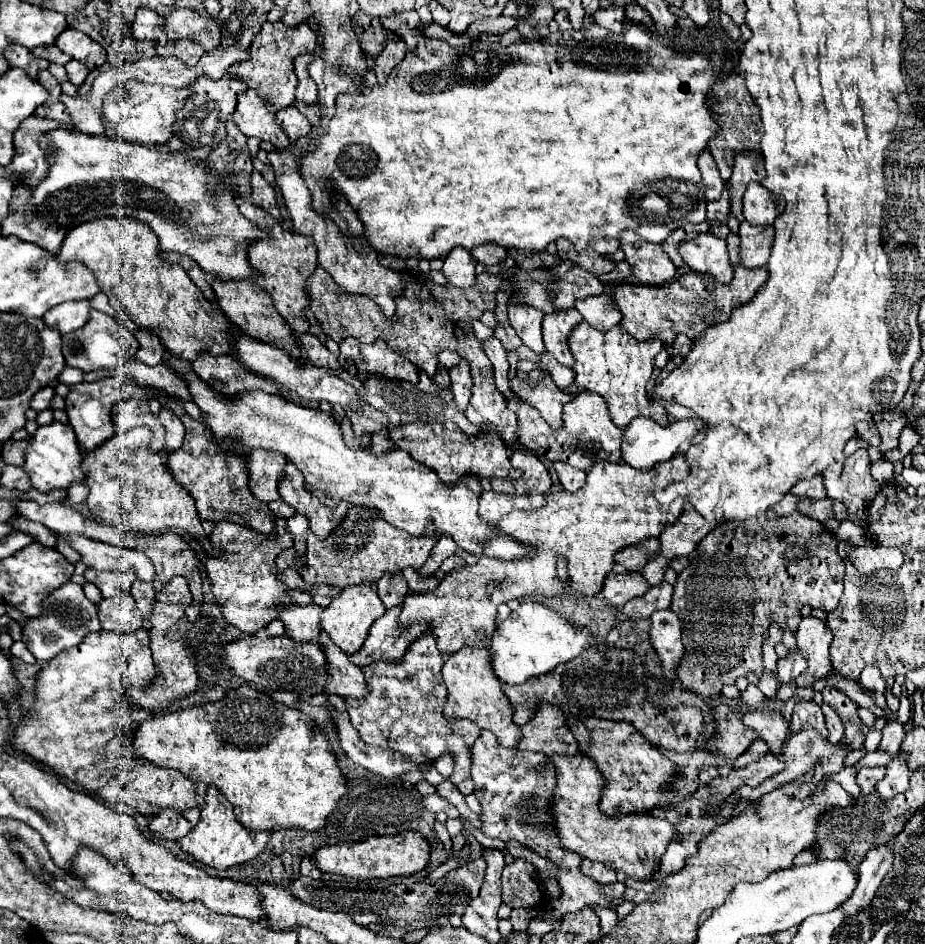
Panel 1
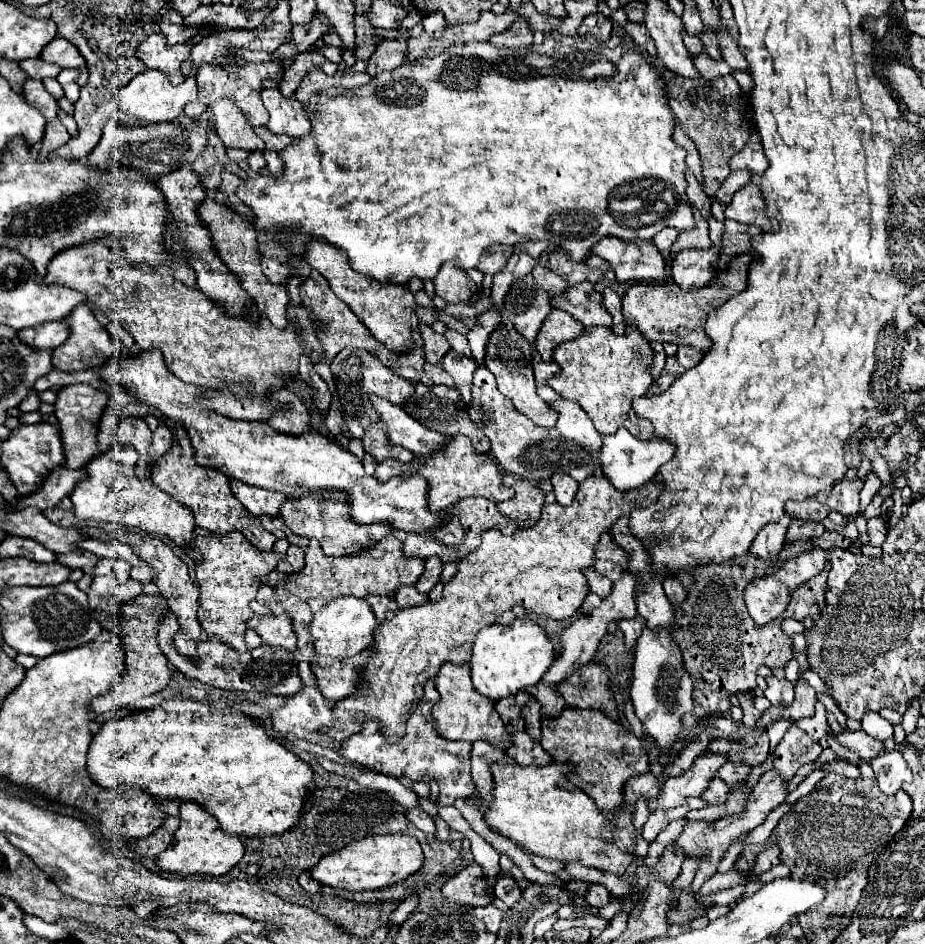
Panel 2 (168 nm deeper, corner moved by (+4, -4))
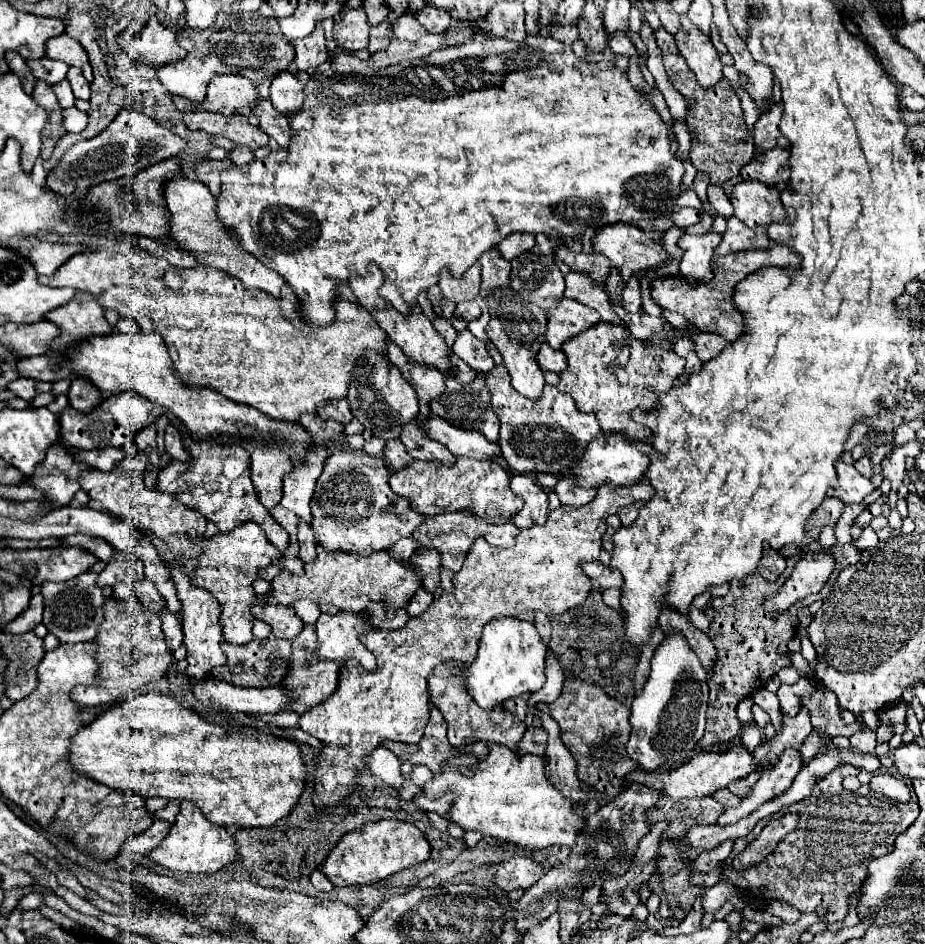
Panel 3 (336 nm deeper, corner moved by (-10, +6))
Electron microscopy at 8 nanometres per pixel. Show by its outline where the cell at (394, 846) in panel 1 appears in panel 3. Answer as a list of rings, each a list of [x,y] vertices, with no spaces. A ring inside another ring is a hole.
[[[379,819],[375,823],[367,823],[365,827],[343,835],[341,841],[331,849],[325,863],[321,865],[321,873],[335,887],[377,883],[401,869],[427,861],[429,853],[431,853],[431,847],[427,839],[413,823],[403,823],[397,819]]]

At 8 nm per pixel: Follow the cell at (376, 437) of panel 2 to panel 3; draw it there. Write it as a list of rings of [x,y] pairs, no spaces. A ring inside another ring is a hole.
[[[411,421],[407,425],[403,425],[403,431],[401,431],[401,443],[407,447],[409,455],[413,459],[423,459],[423,461],[437,461],[441,465],[447,465],[451,467],[455,463],[455,455],[445,447],[441,445],[439,441],[431,439],[423,427],[421,421]]]

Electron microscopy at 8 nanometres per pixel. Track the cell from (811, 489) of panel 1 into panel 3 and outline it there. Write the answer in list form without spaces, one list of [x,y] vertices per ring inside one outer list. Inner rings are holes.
[[[827,497],[807,519],[805,523],[805,531],[811,531],[811,529],[818,529],[821,527],[835,527],[841,513],[843,513],[843,503],[839,503],[839,499],[831,499]]]

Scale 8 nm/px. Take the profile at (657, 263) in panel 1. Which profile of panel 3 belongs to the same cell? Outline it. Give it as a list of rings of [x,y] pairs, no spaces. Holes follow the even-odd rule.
[[[615,223],[615,225],[603,227],[593,237],[593,253],[605,255],[619,269],[623,283],[631,275],[639,275],[639,273],[645,273],[649,269],[657,269],[657,267],[661,267],[669,259],[669,255],[665,253],[665,249],[661,245],[657,245],[645,231],[637,229],[631,223]]]

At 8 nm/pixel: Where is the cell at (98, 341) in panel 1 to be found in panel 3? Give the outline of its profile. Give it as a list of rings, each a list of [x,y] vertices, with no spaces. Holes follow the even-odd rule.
[[[77,291],[73,299],[65,305],[49,311],[45,321],[59,325],[59,335],[51,341],[51,351],[61,353],[71,349],[77,341],[91,335],[107,335],[111,333],[111,325],[103,317],[103,307],[91,299],[91,295]]]

